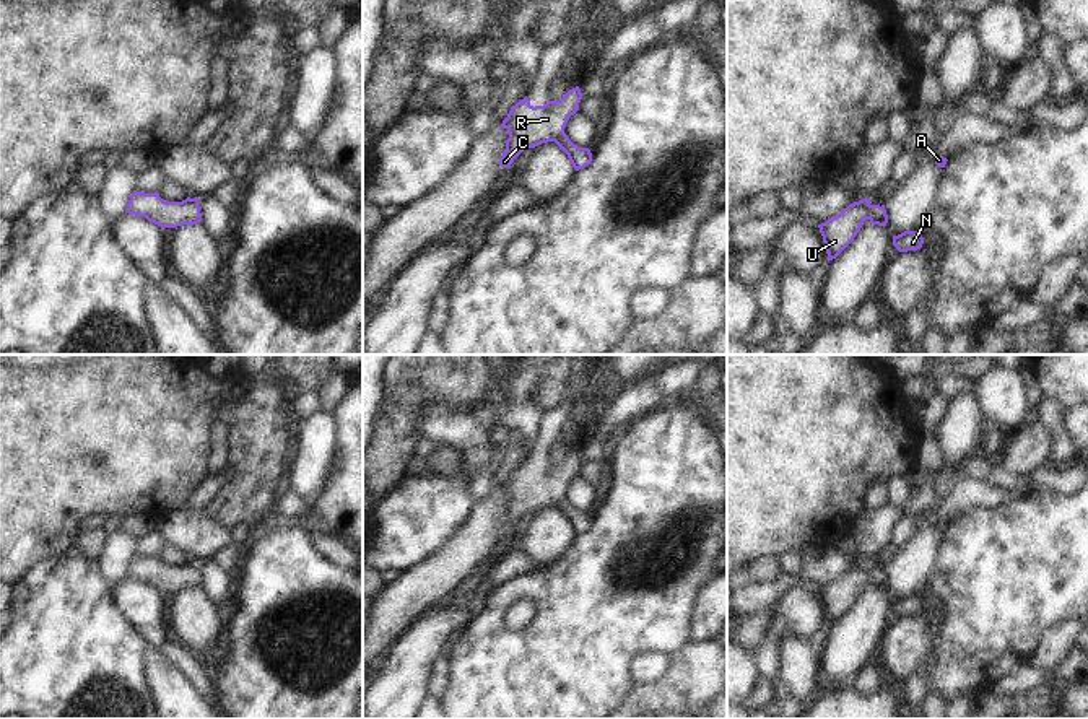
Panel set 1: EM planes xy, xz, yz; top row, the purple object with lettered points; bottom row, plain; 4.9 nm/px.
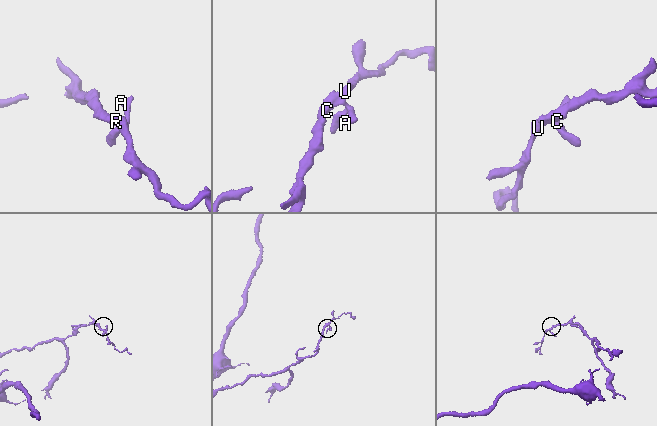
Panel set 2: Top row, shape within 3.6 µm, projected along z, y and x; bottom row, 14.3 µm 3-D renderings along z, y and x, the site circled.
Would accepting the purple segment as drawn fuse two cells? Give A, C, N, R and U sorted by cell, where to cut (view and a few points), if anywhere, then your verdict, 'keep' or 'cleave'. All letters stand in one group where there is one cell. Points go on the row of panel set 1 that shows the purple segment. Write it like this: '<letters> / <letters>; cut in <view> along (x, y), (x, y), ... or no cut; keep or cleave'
A C N R U; no cut; keep

